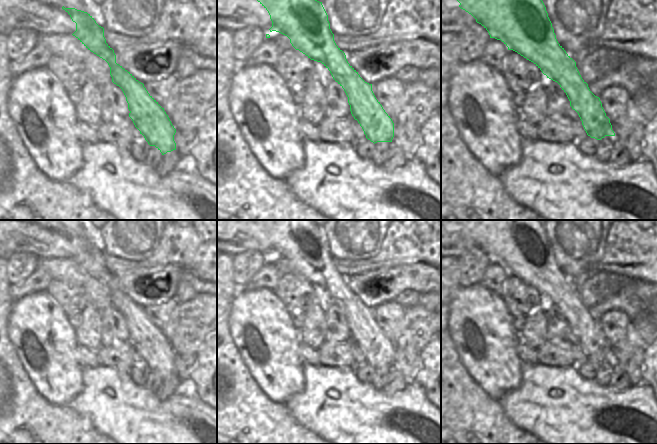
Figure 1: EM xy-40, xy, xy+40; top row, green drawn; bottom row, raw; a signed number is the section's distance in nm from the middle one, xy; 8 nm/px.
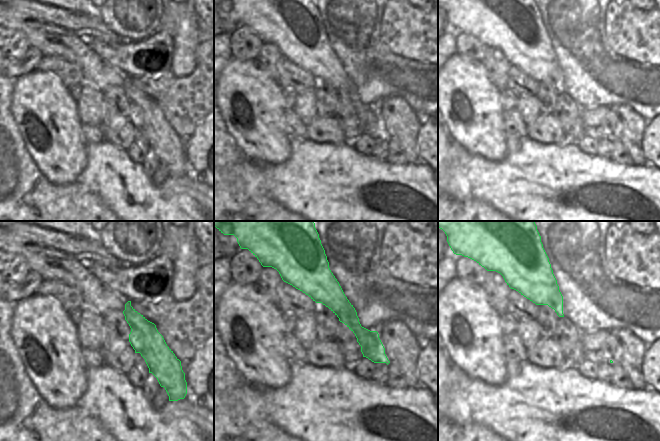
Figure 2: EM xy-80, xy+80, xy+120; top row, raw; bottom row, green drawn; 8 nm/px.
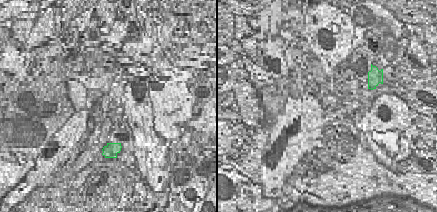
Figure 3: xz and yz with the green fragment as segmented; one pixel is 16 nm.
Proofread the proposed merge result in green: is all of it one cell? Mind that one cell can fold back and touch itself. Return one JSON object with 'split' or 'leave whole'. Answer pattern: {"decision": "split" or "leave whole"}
{"decision": "leave whole"}

